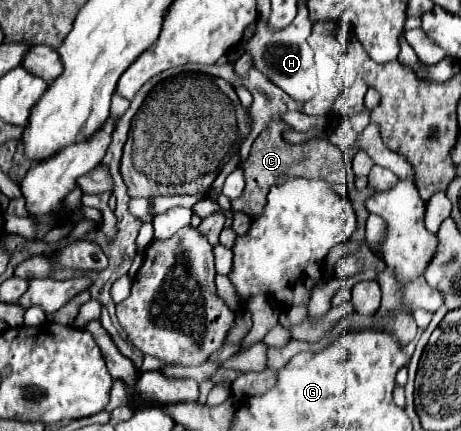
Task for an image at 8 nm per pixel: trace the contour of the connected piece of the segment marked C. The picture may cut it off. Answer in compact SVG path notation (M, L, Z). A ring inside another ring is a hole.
M271 119L269 125L259 133L259 137L253 141L249 159L241 165L245 171L245 189L239 199L231 201L231 209L245 213L255 221L263 213L265 207L265 197L273 185L281 185L283 181L289 181L291 177L311 177L311 179L321 179L331 185L341 185L333 187L339 197L347 197L347 183L345 183L345 163L341 151L331 145L327 139L313 139L307 145L289 145L281 139L283 129L289 129L281 119Z

